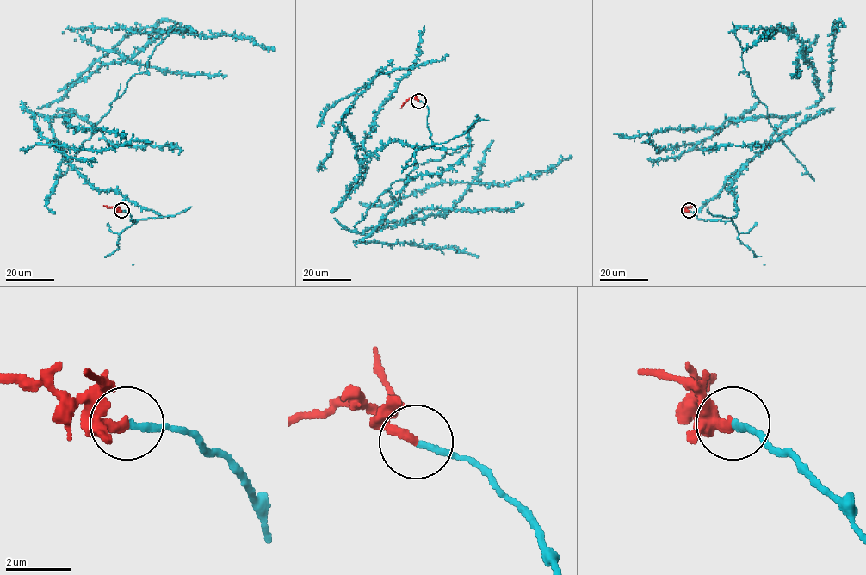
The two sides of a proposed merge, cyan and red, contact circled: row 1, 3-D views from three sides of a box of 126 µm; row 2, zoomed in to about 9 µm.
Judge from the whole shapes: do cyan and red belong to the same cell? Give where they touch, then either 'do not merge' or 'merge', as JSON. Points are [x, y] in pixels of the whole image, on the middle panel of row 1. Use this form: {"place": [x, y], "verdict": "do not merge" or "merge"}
{"place": [418, 101], "verdict": "do not merge"}

